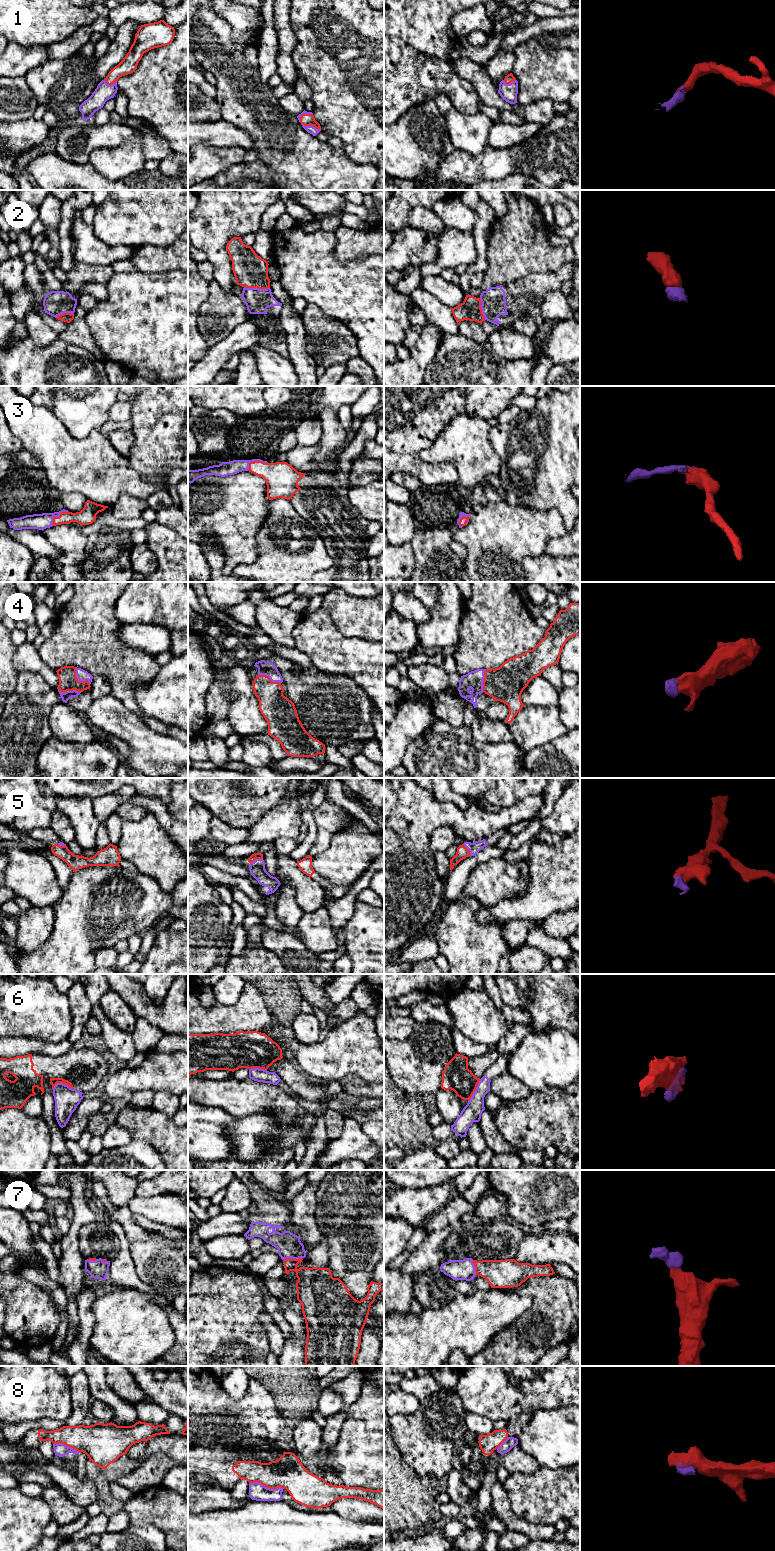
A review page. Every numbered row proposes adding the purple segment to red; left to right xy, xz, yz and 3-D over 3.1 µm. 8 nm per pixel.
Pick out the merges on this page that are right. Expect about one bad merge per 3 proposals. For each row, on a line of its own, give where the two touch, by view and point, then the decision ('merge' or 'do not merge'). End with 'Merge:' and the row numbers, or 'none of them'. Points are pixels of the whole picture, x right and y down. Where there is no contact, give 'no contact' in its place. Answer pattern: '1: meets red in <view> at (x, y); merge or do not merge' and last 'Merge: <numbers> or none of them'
1: meets red in xz at (311, 125); merge
2: meets red in xz at (257, 287); merge
3: meets red in xz at (254, 461); merge
4: meets red in xy at (77, 680); merge
5: meets red in xz at (256, 858); merge
6: meets red in xy at (63, 1083); do not merge
7: meets red in xz at (292, 1259); merge
8: meets red in xz at (266, 1486); do not merge
Merge: 1, 2, 3, 4, 5, 7

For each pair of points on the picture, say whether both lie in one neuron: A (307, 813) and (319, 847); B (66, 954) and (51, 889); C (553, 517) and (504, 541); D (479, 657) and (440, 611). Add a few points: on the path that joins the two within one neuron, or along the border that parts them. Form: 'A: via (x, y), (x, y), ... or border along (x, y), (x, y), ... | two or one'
A: border along (313, 813), (316, 838), (307, 854) | two
B: border along (63, 890), (61, 898), (52, 906) | two
C: via (541, 526), (526, 531), (516, 531) | one
D: border along (463, 612), (460, 642), (456, 646) | two

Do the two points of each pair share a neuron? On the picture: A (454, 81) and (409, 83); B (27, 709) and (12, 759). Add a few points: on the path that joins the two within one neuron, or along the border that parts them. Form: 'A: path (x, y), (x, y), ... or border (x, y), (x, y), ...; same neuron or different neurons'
A: path (443, 82), (420, 82); same neuron
B: path (25, 721), (24, 727), (12, 747); same neuron

